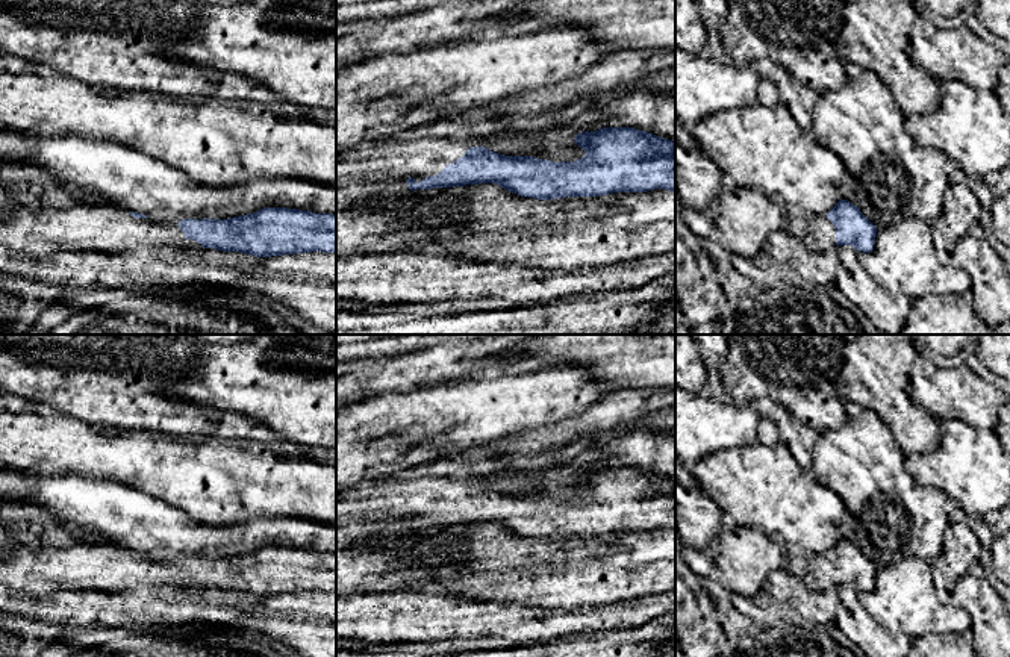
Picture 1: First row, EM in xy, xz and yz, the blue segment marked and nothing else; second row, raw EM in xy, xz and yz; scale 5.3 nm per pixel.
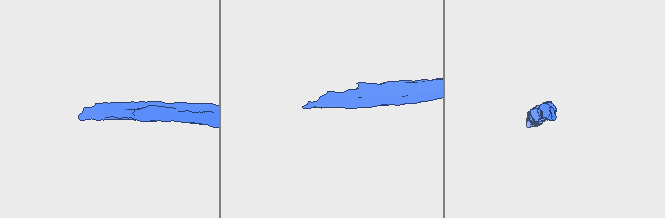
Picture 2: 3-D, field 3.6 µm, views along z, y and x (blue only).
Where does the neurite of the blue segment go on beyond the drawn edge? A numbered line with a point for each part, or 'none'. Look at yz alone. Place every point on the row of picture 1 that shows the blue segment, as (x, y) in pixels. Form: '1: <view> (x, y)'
1: yz (821, 233)

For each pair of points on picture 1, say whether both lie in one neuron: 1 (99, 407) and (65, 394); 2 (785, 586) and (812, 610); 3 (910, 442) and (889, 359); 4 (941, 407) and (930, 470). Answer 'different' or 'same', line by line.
1: same
2: same
3: same
4: different

